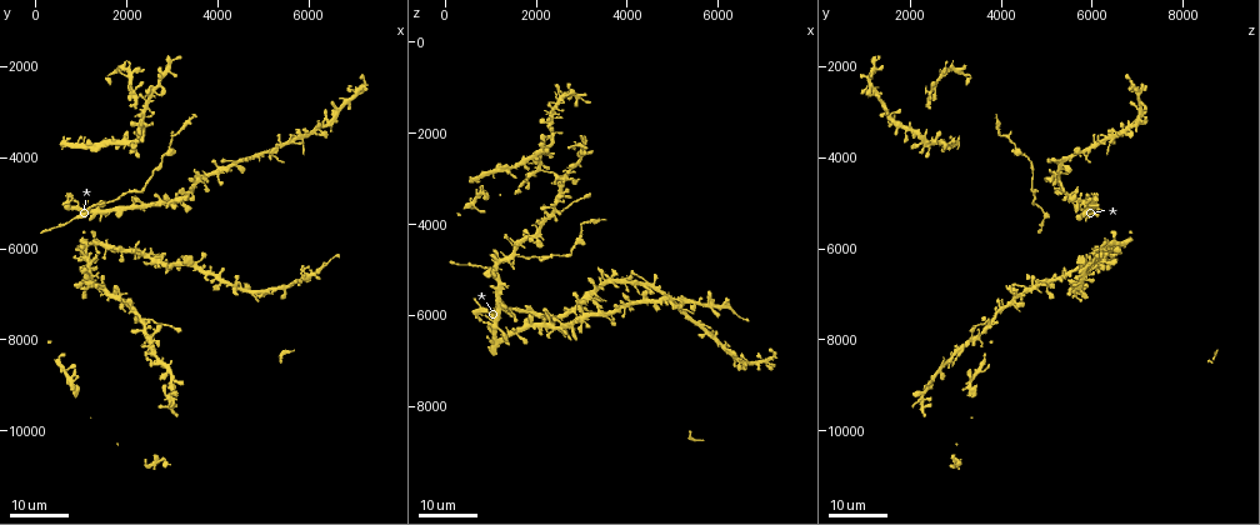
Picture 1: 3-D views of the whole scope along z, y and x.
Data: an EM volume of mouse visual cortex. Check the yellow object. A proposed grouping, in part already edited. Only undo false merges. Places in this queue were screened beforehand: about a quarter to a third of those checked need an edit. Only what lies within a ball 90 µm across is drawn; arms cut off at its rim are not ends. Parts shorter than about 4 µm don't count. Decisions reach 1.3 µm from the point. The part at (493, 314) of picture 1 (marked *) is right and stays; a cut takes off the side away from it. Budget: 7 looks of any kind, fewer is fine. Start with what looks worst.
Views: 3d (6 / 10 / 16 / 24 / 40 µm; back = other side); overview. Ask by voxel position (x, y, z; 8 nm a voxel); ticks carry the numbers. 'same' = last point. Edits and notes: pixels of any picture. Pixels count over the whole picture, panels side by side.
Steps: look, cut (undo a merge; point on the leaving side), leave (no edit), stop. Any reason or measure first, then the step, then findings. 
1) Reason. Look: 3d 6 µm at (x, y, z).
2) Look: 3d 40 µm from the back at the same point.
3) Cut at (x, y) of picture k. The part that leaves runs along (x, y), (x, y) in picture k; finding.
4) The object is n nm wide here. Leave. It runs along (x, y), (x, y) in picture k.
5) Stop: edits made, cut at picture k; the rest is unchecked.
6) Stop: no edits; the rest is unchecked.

Look: 3d 16 µm at (2450, 7650, 3700).

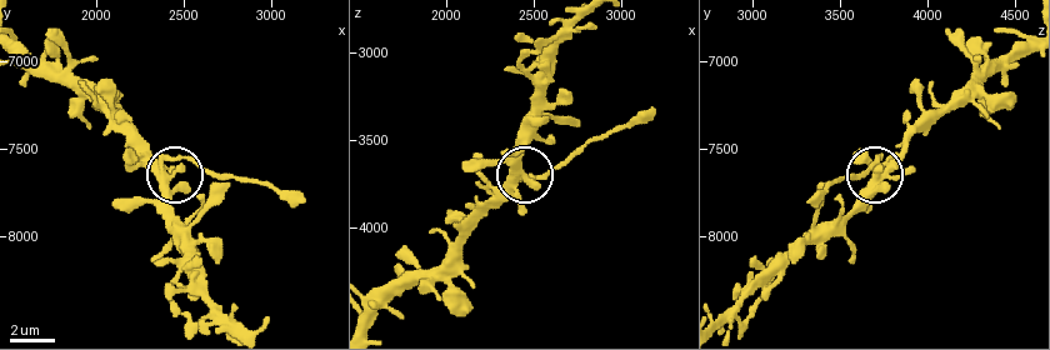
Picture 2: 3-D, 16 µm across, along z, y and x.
Look: 3d 6 µm at (2400, 7640, 3720).

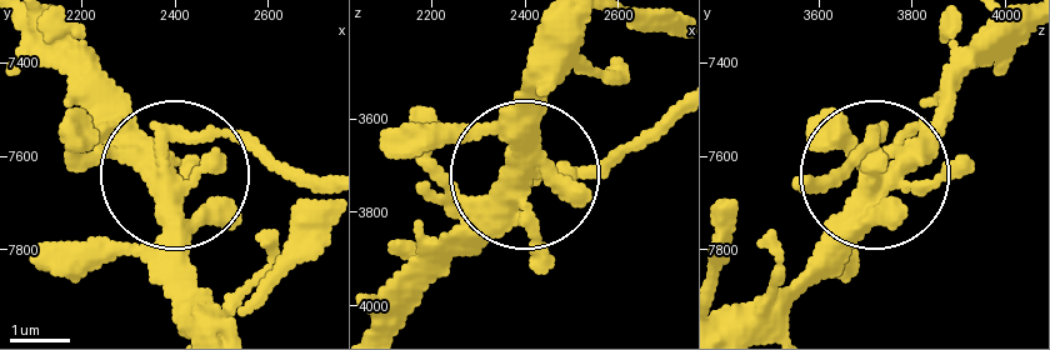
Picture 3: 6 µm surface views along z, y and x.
Cut at (255, 148) of picture 3. The part that leaves runs along (166, 136), (236, 136), (325, 181) in picture 3; a second neuron is stuck on.

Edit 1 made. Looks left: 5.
Look: overview.

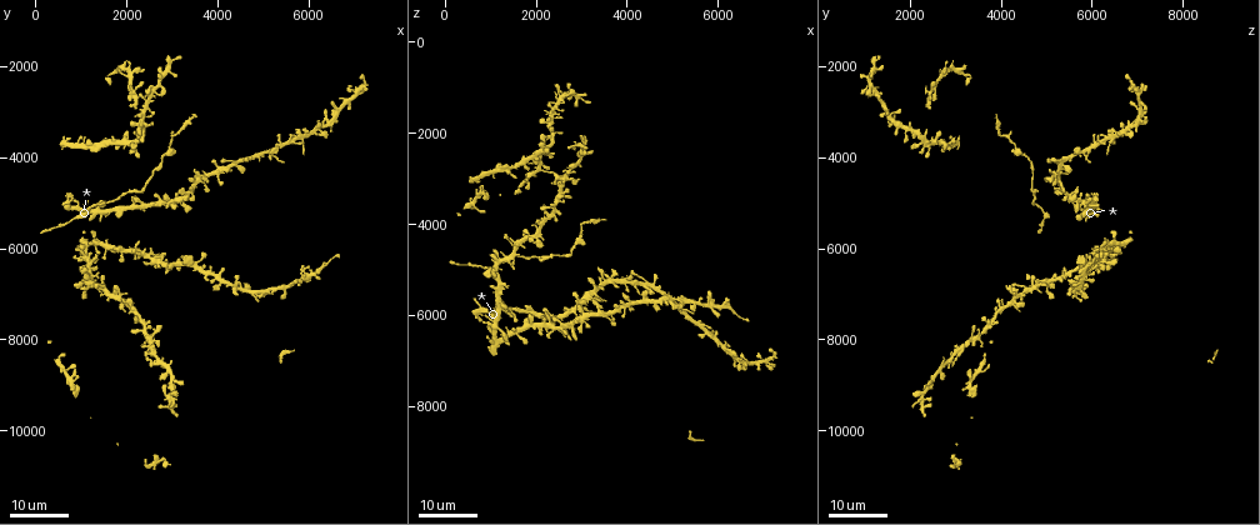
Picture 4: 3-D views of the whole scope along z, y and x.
Branch point. Look: 3d 24 µm at (5450, 6900, 5750).

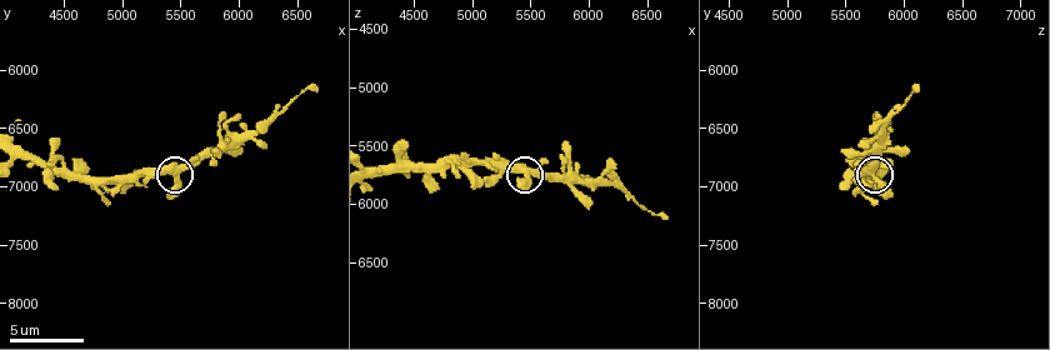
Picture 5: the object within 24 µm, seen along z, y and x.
Zoom in. Look: 3d 10 µm at (5480, 6920, 5780).

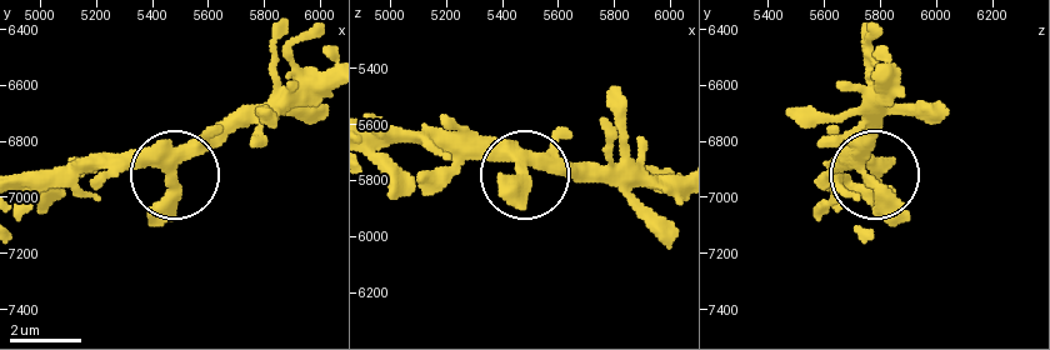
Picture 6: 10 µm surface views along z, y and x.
Leave. It runs along (21, 174), (174, 168), (243, 105) in picture 6; continuous, no second neuron.

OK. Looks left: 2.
Stop: edits made, cut at picture 3; the rest is unchecked.

